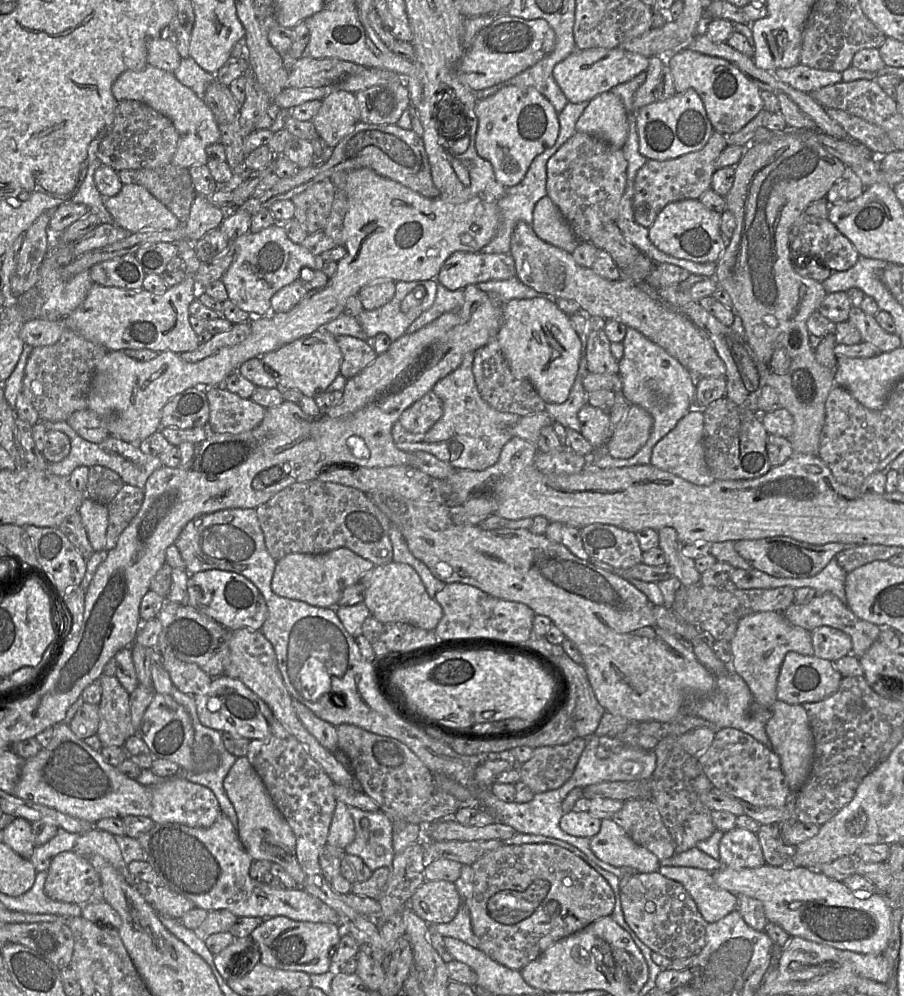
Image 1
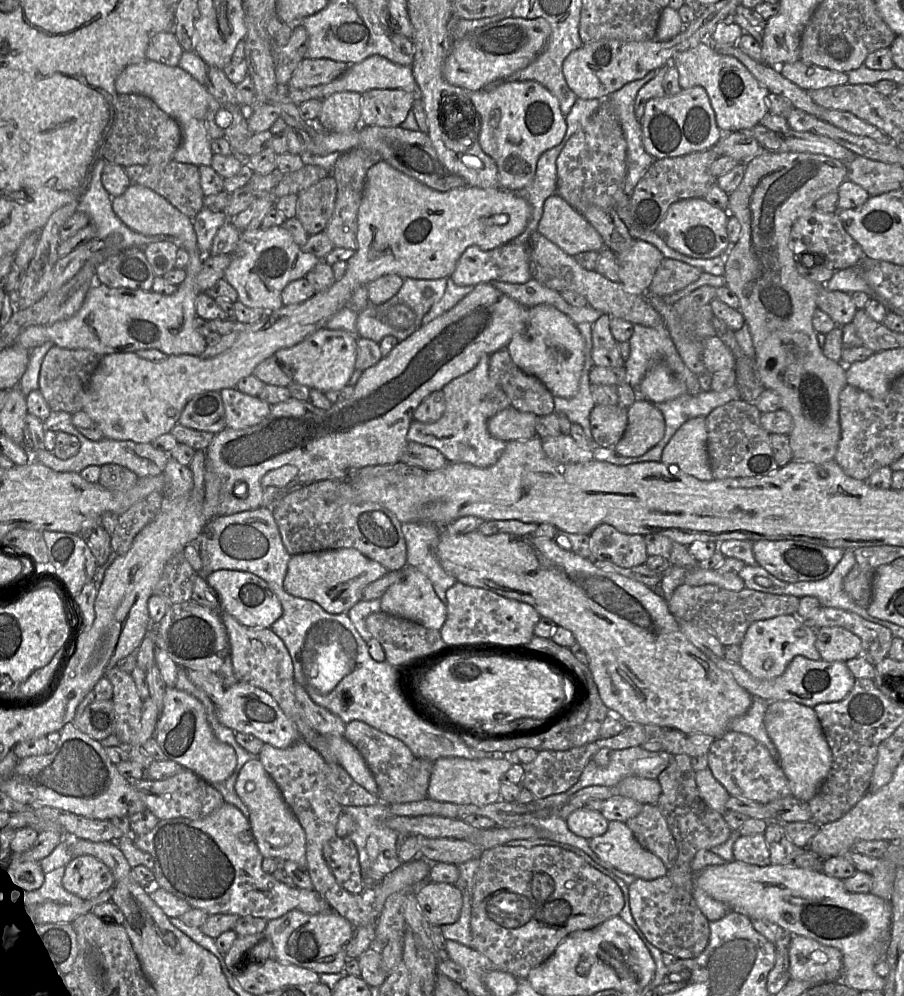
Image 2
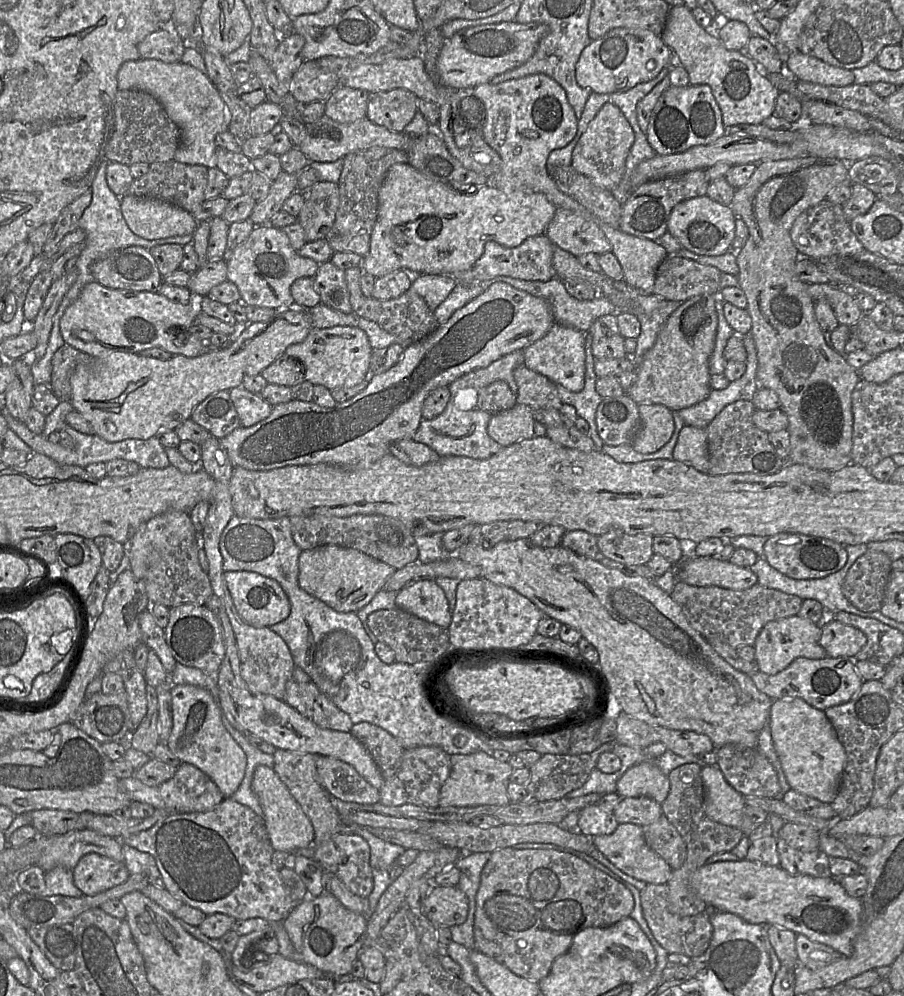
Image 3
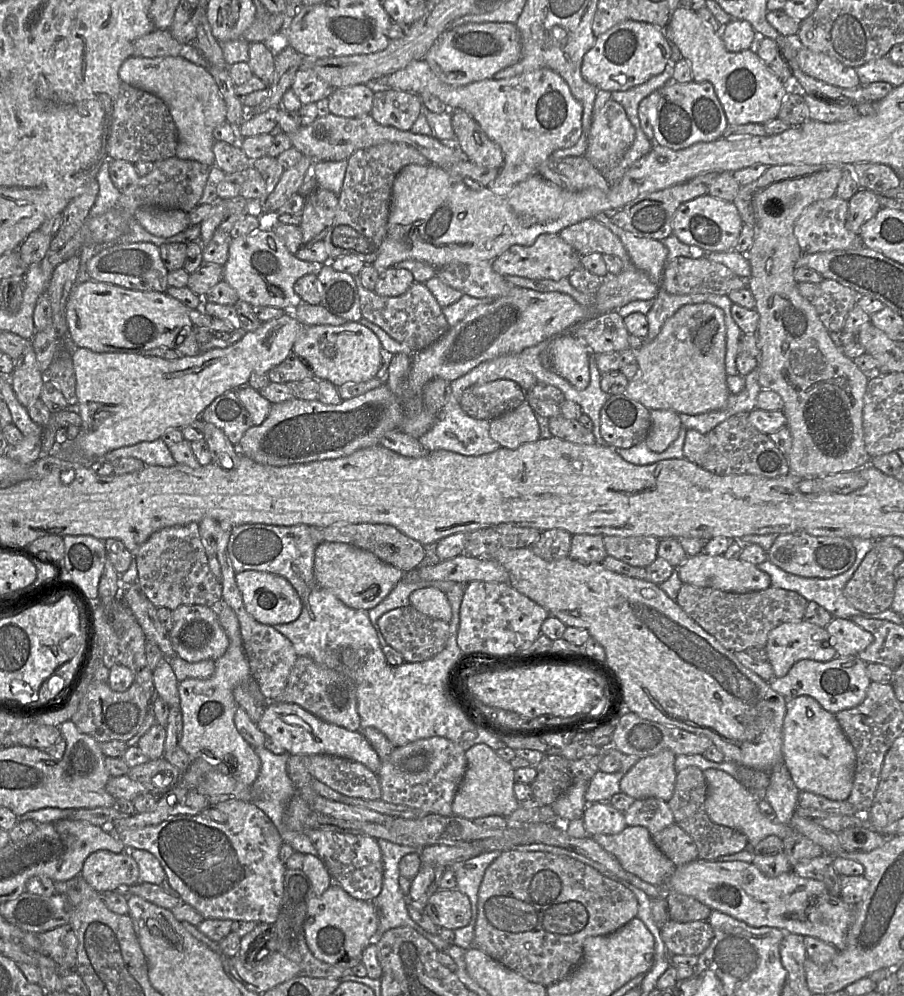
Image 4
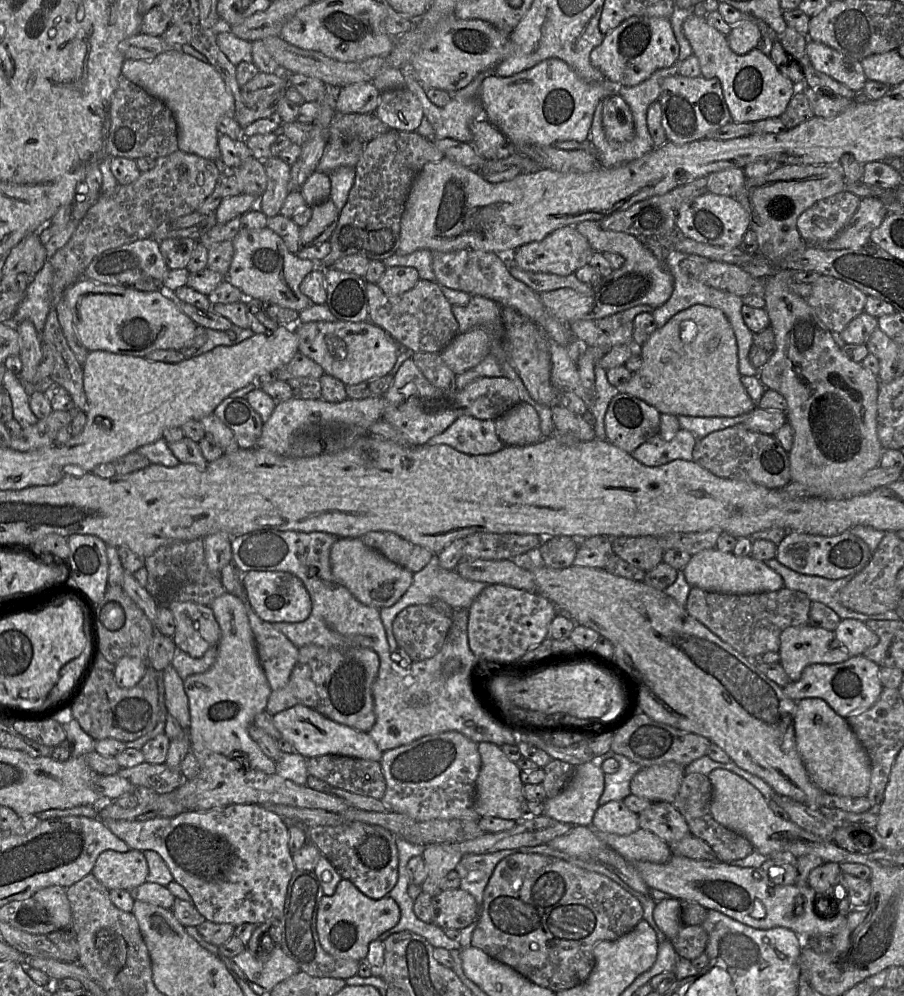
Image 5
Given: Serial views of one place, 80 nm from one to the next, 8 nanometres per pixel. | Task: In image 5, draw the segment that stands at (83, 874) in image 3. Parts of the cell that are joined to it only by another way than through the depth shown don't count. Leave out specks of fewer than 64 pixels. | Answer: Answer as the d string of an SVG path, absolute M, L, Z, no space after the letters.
M103 851L97 858L91 874L108 890L131 890L145 882L148 864L142 851Z

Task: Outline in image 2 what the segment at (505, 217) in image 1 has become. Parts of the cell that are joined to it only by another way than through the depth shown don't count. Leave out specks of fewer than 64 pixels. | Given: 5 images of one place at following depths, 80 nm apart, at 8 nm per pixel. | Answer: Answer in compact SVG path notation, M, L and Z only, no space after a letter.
M566 142L552 147L541 154L537 161L533 180L519 191L512 191L525 198L531 208L531 216L526 229L530 233L537 232L537 224L543 213L544 201L556 193L557 171L556 161Z

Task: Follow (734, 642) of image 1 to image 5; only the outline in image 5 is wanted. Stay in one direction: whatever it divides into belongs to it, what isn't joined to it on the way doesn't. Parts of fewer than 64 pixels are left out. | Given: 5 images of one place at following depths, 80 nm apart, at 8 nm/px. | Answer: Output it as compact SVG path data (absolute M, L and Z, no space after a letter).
M809 624L792 626L784 629L780 635L778 654L779 663L784 668L791 681L798 681L805 667L811 664L837 664L850 658L850 655L839 646L831 648L830 644L835 639L834 631L813 627Z

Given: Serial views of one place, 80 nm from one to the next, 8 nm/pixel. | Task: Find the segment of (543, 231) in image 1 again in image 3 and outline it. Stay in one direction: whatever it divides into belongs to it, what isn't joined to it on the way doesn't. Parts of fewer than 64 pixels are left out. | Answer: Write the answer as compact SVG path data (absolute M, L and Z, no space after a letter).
M557 208L544 234L555 246L576 257L611 251L611 244L598 225L598 220L589 212Z

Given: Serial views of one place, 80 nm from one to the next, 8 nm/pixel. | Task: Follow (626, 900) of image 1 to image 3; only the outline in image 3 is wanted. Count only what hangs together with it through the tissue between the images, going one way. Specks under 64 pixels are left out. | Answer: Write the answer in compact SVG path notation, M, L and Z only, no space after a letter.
M647 884L640 890L640 903L643 916L657 942L670 954L683 954L690 958L701 956L709 947L713 927L708 913L694 916L678 916L668 909L668 887L666 884Z

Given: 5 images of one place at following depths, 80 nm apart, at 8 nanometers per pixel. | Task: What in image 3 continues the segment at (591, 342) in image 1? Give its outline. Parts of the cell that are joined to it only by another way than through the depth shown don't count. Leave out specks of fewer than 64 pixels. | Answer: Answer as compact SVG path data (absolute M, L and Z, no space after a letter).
M615 314L595 320L588 332L592 336L592 353L595 359L621 359L626 356L624 341Z

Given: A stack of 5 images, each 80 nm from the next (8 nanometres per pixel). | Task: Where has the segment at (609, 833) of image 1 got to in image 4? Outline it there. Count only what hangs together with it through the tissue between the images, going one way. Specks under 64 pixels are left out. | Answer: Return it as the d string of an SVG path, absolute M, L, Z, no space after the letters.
M627 826L618 834L596 834L592 837L617 859L627 872L651 885L663 888L666 881L675 872L675 864L656 846L652 839L652 834L643 826Z

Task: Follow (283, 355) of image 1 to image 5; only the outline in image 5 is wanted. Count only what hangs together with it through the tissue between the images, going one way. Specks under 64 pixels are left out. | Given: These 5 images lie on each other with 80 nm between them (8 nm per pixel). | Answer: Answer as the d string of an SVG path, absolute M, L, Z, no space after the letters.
M315 321L293 326L298 338L298 352L319 364L326 375L339 379L345 385L388 375L400 353L400 345L383 328L369 321Z

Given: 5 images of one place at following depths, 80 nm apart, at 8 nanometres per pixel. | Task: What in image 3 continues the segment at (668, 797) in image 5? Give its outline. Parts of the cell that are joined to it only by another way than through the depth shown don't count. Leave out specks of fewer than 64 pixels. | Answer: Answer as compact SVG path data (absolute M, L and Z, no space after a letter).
M656 742L643 750L648 760L629 768L618 780L615 792L625 798L649 797L661 804L669 794L670 782L653 760L665 753L667 747Z

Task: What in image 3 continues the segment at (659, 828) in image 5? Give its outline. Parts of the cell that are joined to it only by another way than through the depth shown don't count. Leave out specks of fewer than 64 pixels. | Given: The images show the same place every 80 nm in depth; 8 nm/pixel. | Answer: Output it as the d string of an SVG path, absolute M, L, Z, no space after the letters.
M649 797L623 798L613 810L618 823L636 824L641 827L657 821L662 815L661 804Z

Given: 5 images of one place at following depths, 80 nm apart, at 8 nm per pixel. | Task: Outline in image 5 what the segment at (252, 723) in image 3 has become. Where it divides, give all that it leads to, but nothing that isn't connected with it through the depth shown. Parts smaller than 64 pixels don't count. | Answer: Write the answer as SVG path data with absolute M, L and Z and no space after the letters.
M295 705L273 715L272 720L282 739L290 743L295 752L306 758L339 755L375 762L381 759L382 751L367 732L335 722L307 706Z

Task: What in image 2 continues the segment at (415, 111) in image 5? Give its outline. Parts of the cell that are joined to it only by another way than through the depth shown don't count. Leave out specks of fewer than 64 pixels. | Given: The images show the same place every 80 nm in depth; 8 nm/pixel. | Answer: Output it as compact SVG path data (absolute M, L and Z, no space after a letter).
M373 89L361 94L360 123L398 127L412 110L415 97L401 89Z

